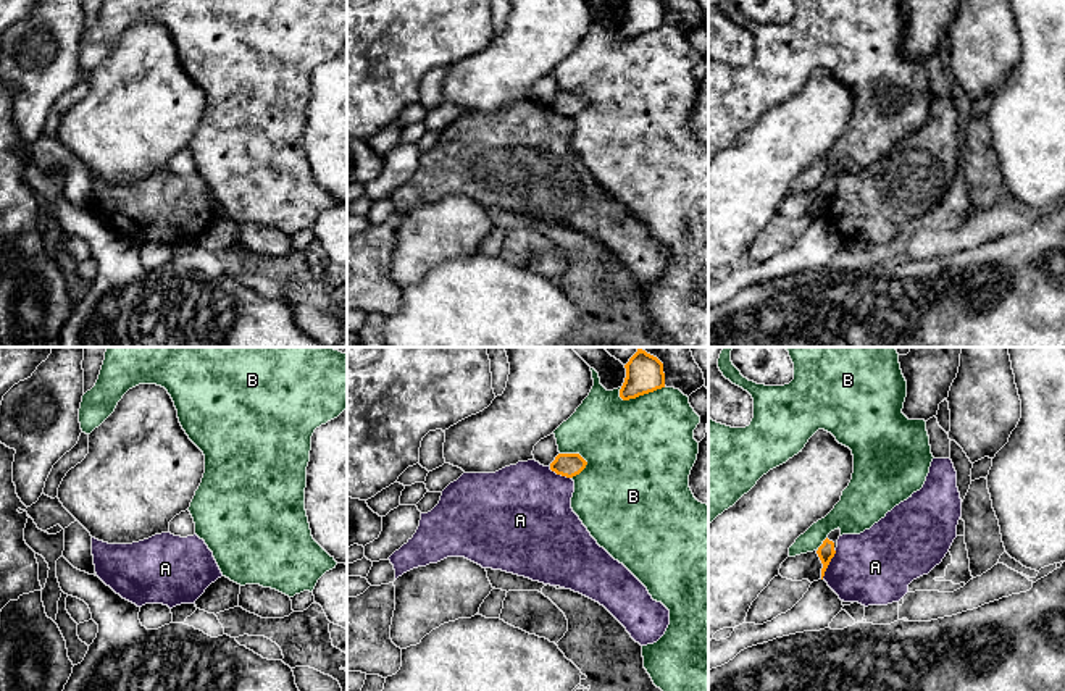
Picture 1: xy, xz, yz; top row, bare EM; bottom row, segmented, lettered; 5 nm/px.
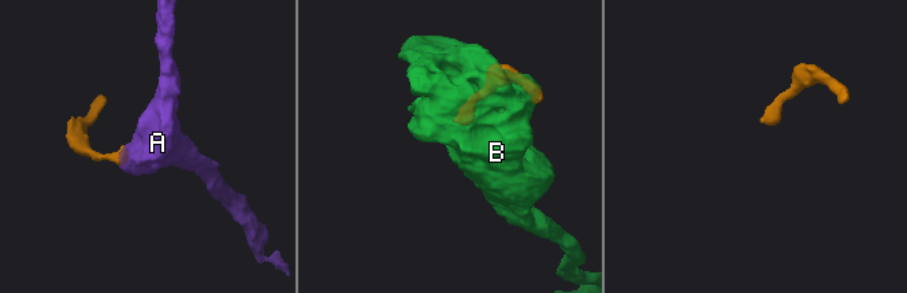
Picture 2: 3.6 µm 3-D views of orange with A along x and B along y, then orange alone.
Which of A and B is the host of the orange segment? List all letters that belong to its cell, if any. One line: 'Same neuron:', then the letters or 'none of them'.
Same neuron: none of them

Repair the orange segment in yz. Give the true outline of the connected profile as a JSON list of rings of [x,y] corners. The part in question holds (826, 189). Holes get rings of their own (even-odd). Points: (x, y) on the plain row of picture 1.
[[[834,168],[828,173],[828,176],[823,179],[823,182],[818,186],[816,192],[823,202],[823,207],[821,207],[821,218],[825,215],[825,210],[831,200],[831,197],[834,195],[836,192],[836,186],[837,186],[837,178],[841,174],[841,168]]]

